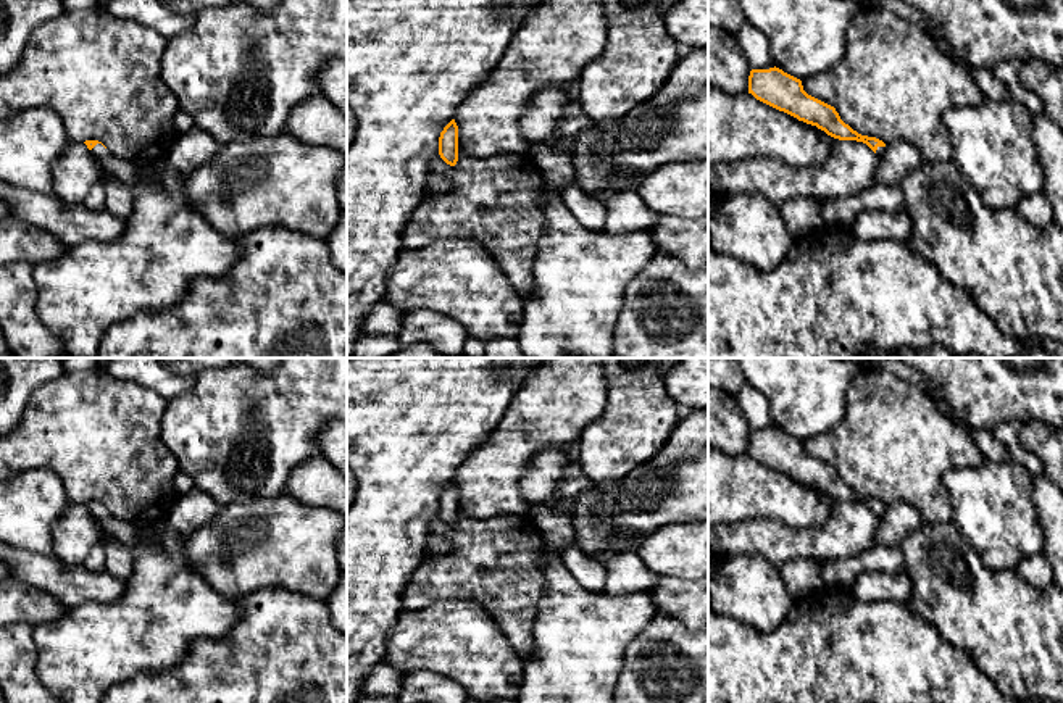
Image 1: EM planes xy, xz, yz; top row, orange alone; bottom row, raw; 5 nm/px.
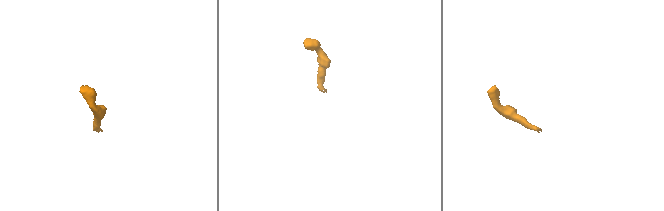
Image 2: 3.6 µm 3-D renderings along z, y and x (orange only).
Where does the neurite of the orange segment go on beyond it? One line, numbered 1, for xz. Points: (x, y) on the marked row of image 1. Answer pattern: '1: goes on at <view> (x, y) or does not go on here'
1: does not go on here

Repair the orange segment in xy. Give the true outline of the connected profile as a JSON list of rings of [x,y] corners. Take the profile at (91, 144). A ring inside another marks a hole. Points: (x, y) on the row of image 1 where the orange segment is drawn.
[[[85,140],[84,144],[95,155],[95,158],[102,161],[108,182],[119,182],[129,189],[134,187],[140,174],[140,163],[115,156],[98,140]]]

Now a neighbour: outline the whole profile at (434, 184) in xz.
[[[436,173],[427,174],[424,192],[426,193],[445,193],[452,190],[452,182]]]

